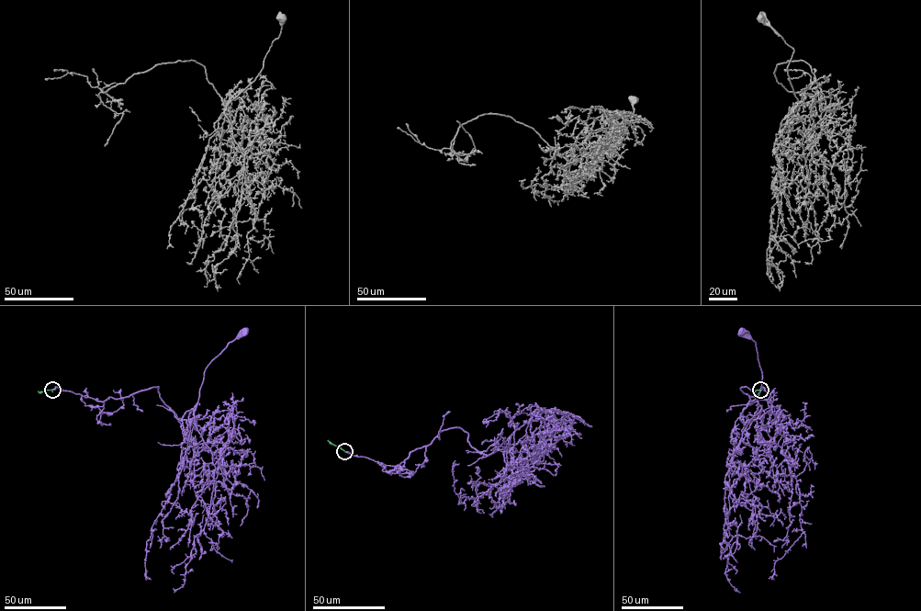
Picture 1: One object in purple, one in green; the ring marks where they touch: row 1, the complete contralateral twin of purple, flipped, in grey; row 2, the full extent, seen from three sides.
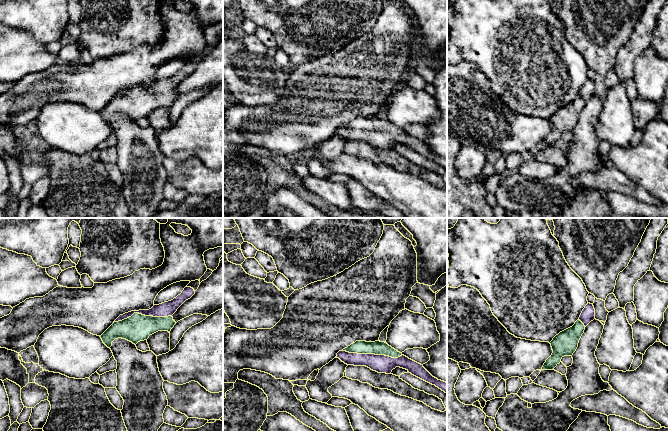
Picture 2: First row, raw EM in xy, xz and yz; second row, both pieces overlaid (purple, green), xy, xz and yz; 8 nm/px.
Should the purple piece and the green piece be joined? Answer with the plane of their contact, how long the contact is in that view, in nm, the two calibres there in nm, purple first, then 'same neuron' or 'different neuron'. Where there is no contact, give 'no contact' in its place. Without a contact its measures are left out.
xz | 480 nm | 140/110 nm | same neuron

